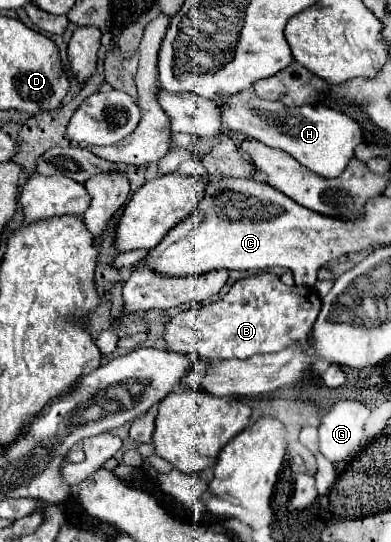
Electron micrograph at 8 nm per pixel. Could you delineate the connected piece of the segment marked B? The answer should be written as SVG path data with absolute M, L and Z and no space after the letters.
M263 271L235 281L223 299L179 313L165 325L163 337L169 349L177 353L193 353L201 359L249 359L305 339L319 309L321 299L315 289L303 285L287 287L275 273Z

